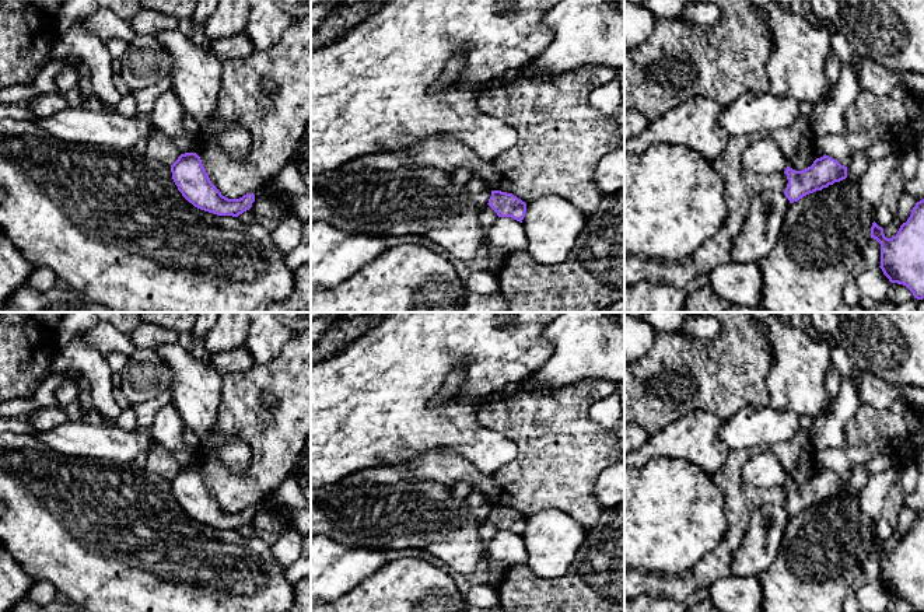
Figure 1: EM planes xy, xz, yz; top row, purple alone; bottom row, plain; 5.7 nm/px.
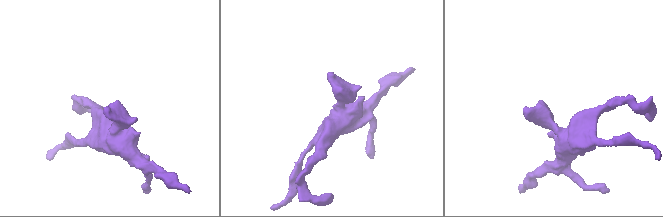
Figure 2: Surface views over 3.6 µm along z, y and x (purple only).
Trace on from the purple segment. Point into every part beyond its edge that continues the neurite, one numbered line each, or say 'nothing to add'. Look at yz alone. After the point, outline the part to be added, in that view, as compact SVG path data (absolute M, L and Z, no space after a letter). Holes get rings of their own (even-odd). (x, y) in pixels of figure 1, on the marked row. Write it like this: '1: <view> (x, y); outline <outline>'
1: yz (763, 157); outline M766 137L749 143L742 154L742 167L752 174L770 175L785 171L787 161L778 144Z

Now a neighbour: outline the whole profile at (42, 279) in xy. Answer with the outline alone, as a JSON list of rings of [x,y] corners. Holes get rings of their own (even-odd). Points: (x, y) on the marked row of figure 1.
[[[35,267],[27,280],[27,284],[38,291],[48,291],[56,284],[60,284],[55,272],[49,267]]]

